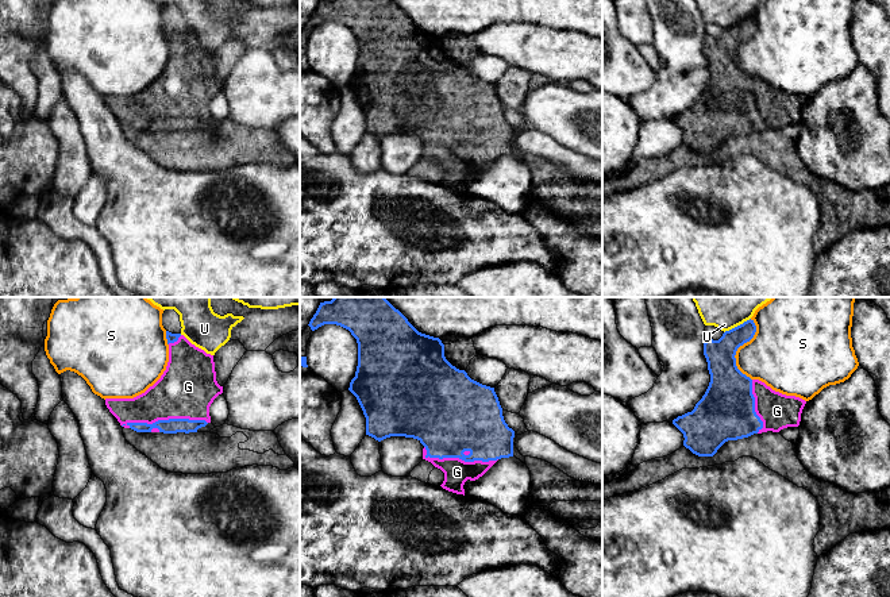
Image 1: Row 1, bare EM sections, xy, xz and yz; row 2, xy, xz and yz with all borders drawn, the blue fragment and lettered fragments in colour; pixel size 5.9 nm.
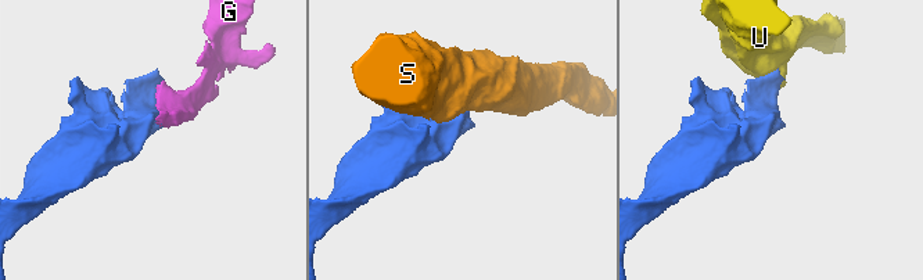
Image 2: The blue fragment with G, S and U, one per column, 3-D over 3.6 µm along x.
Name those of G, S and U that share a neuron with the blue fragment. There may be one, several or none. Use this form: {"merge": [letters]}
{"merge": ["G"]}

